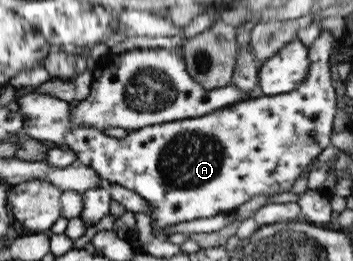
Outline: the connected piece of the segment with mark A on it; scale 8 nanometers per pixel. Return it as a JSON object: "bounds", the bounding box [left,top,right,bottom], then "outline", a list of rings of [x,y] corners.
{"bounds":[18,28,336,236],"outline":[[[322,28],[321,35],[309,46],[309,68],[306,76],[290,92],[276,96],[262,95],[244,99],[195,119],[174,120],[156,126],[146,126],[123,138],[116,139],[93,128],[81,128],[69,122],[72,104],[50,94],[28,93],[18,101],[24,115],[26,137],[49,140],[54,146],[67,147],[76,154],[77,162],[96,171],[100,179],[118,183],[136,192],[150,210],[150,225],[154,236],[178,224],[198,218],[210,218],[221,212],[236,210],[254,196],[278,195],[290,190],[296,179],[324,148],[330,146],[332,121],[336,114],[336,91],[330,77],[330,41],[332,34]]]}

